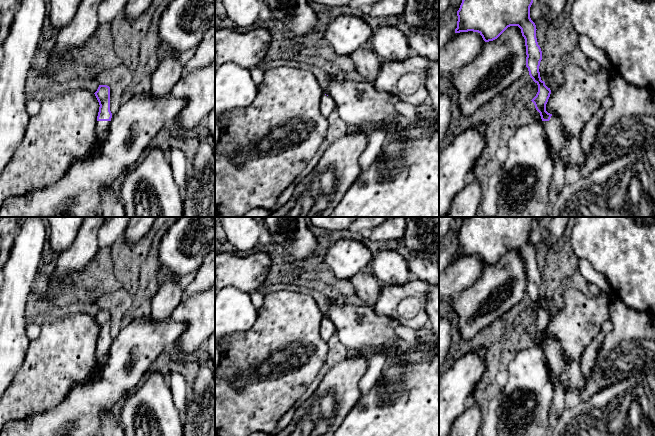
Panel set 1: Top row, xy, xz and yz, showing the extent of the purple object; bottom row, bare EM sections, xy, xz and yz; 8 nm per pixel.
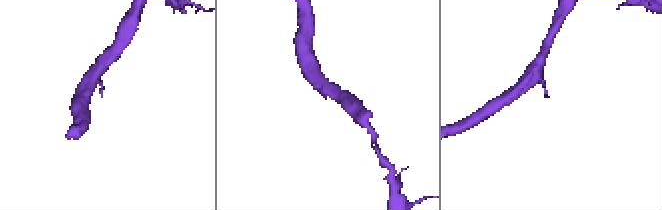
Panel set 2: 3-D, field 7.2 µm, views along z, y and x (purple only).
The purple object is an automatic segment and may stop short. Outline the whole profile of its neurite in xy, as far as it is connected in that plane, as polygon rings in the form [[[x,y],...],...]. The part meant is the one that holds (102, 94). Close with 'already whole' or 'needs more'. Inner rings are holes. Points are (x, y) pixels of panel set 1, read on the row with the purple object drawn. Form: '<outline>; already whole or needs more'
[[[99,85],[94,94],[100,105],[96,122],[96,135],[98,140],[103,141],[107,137],[112,118],[112,113],[110,111],[110,87],[107,85]]]; needs more

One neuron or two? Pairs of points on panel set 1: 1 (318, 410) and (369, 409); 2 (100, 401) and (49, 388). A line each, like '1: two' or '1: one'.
1: two
2: two

